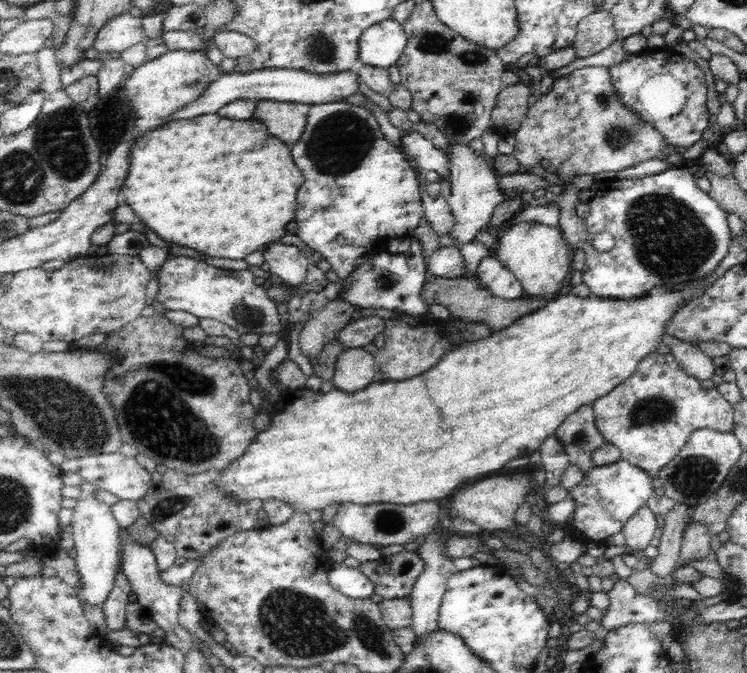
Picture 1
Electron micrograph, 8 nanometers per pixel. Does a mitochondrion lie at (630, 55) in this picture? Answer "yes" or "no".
no

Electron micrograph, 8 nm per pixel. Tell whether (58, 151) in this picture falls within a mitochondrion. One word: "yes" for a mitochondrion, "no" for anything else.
yes

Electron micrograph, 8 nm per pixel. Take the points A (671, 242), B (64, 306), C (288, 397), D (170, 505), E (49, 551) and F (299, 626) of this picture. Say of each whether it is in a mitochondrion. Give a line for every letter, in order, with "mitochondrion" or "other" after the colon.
A: mitochondrion
B: other
C: other
D: mitochondrion
E: other
F: mitochondrion

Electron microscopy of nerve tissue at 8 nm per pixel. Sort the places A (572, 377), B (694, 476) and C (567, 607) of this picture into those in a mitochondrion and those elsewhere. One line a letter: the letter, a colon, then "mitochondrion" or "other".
A: other
B: mitochondrion
C: mitochondrion

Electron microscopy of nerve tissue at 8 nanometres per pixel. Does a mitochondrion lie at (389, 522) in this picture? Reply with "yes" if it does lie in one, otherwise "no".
yes

